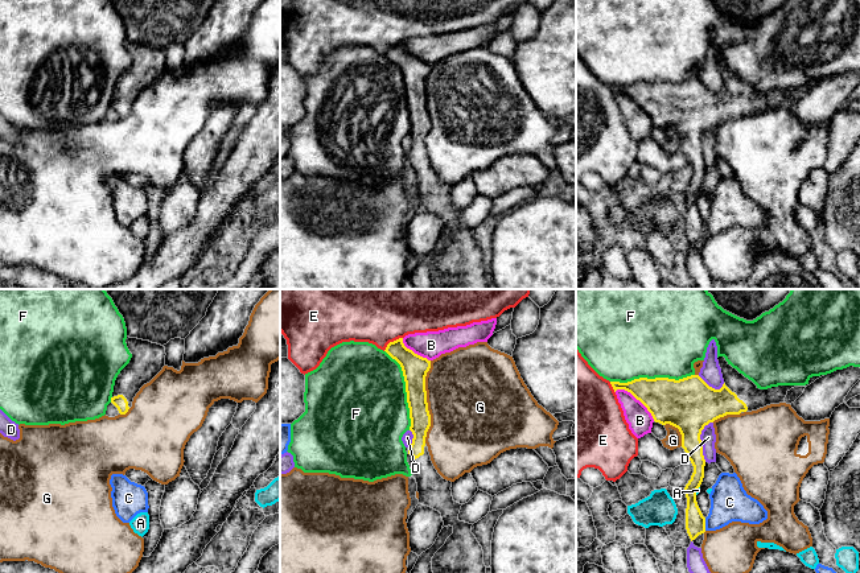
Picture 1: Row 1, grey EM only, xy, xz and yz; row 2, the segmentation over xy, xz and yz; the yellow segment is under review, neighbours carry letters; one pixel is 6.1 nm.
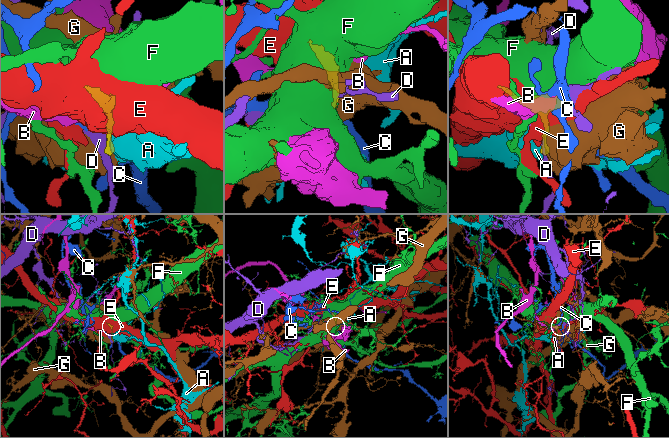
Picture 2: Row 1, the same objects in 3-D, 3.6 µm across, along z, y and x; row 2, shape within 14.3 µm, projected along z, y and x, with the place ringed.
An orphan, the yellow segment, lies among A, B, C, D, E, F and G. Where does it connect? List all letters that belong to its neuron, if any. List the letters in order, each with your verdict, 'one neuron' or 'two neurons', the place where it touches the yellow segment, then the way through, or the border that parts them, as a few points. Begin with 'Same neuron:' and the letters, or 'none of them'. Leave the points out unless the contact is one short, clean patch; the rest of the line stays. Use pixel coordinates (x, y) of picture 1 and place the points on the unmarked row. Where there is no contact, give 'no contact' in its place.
Same neuron: none of them
A: two neurons | yz (696, 193) | along yz (699, 190), (695, 198)
B: two neurons | yz (637, 103) | along yz (614, 95), (629, 95), (654, 124)
C: two neurons | yz (704, 229) | along yz (704, 222), (706, 234)
D: two neurons | yz (700, 144)
E: two neurons | xz (391, 46)
F: two neurons | yz (651, 83)
G: two neurons | xz (426, 106)

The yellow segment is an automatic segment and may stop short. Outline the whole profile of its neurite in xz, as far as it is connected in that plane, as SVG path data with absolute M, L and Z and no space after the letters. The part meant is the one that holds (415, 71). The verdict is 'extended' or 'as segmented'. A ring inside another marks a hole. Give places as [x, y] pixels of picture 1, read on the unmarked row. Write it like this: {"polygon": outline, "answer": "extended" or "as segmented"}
{"polygon": "M403 42L390 46L384 55L400 69L406 86L410 135L413 139L407 166L417 187L419 207L441 218L443 232L453 232L453 238L432 261L432 276L447 289L489 289L484 255L472 238L473 228L458 224L462 209L453 205L452 186L437 177L425 148L431 131L425 81L431 65L407 53Z", "answer": "extended"}

